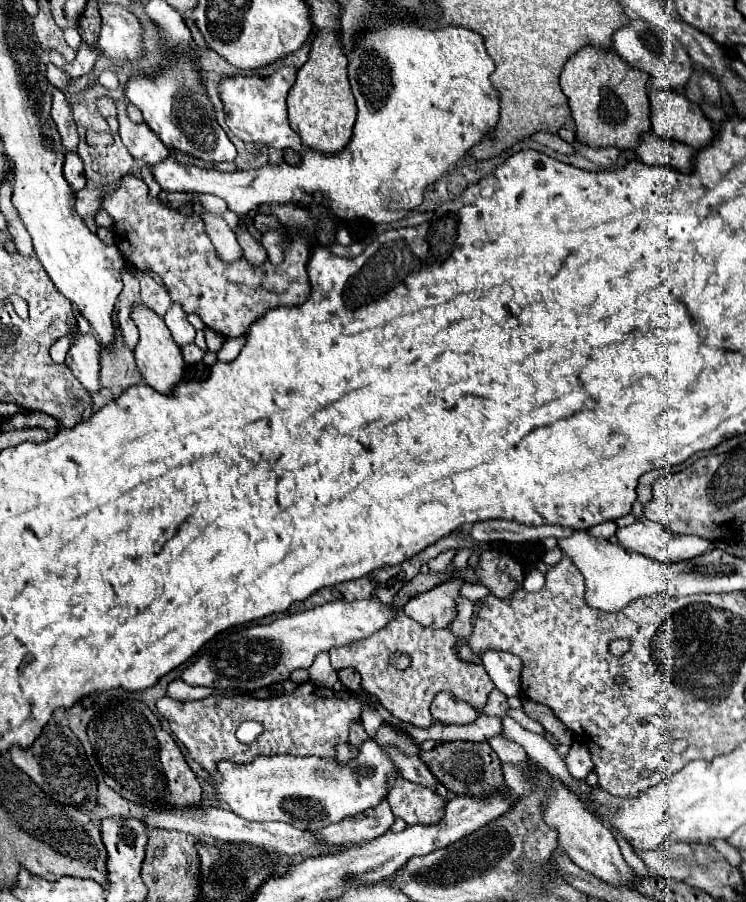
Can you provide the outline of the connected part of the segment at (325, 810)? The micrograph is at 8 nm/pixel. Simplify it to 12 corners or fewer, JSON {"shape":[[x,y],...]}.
{"shape":[[367,740],[347,764],[219,760],[215,804],[315,830],[385,800],[397,772]]}

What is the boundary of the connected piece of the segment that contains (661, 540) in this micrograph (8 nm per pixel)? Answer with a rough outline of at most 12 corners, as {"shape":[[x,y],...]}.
{"shape":[[651,520],[619,528],[619,544],[665,564],[709,552],[695,534],[675,534]]}

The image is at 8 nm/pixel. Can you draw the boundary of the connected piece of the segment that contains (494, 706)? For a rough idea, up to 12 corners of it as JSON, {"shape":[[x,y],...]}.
{"shape":[[495,688],[481,714],[503,718],[507,696]]}

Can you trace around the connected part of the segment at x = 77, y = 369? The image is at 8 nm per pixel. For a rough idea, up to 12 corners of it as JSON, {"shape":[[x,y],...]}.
{"shape":[[69,332],[65,364],[85,390],[97,392],[99,344],[93,334]]}

